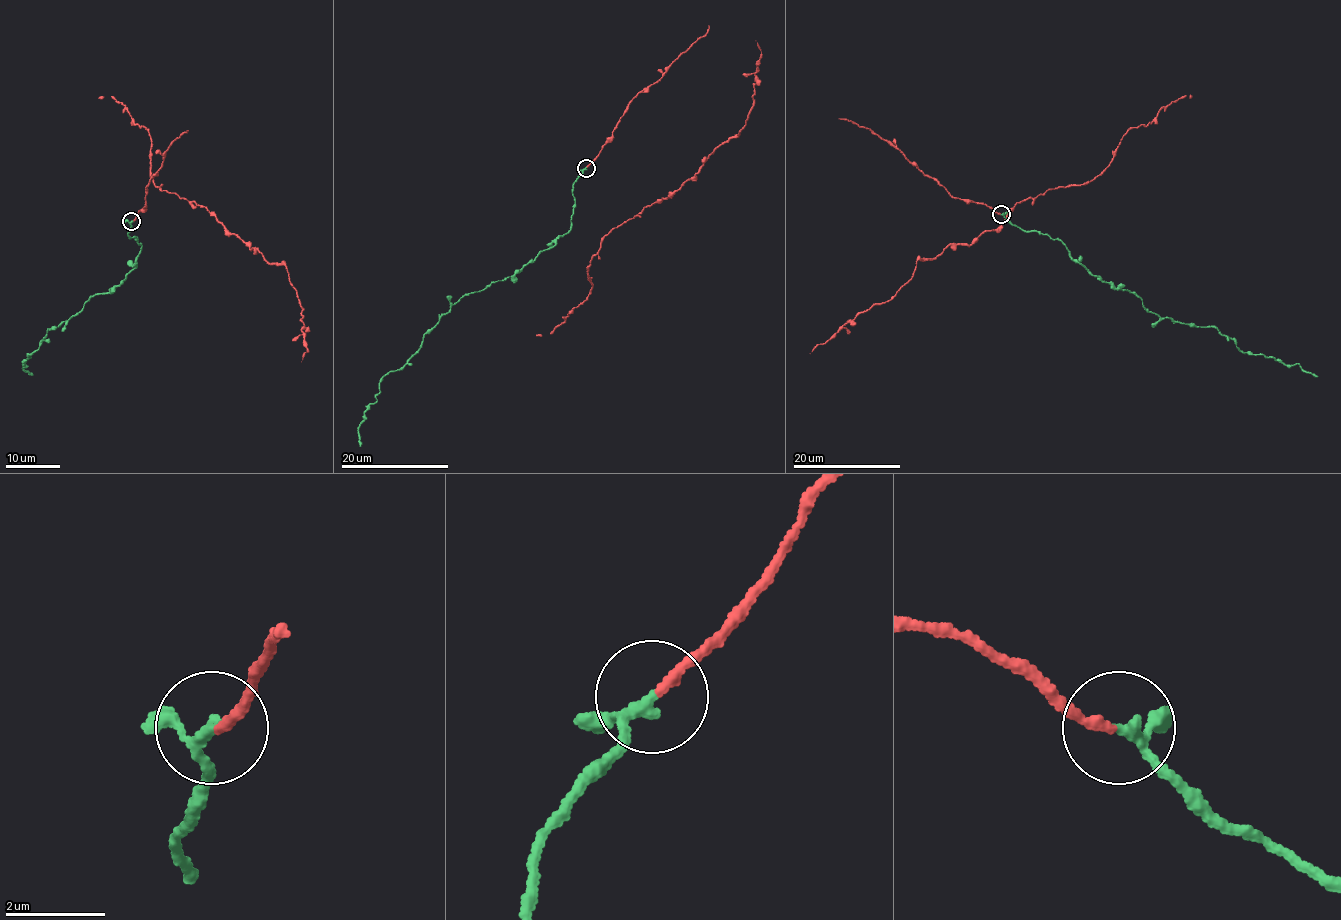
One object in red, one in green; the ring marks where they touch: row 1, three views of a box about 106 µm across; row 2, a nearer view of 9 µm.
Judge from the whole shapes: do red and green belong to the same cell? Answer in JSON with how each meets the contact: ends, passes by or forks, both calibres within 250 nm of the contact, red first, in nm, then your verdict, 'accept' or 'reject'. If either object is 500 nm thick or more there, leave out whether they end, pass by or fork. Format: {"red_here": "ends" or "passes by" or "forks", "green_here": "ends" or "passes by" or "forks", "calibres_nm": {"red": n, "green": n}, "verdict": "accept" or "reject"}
{"red_here": "ends", "green_here": "passes by", "calibres_nm": {"red": 180, "green": 180}, "verdict": "accept"}

